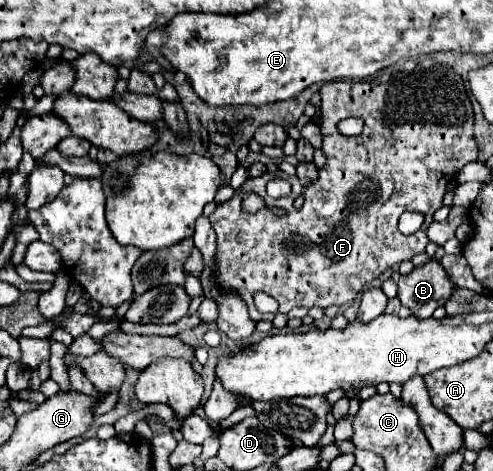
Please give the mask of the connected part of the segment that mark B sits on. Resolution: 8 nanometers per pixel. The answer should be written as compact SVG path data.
M429 259L425 265L415 267L409 275L403 275L397 285L399 301L419 319L431 317L437 307L445 305L457 287L443 265L435 259Z

